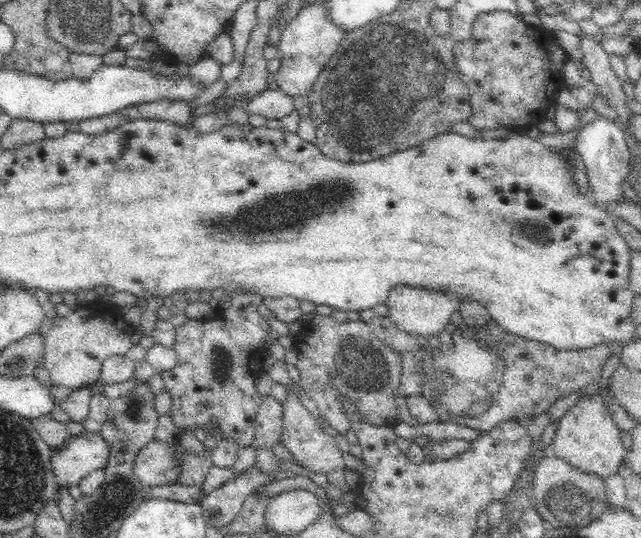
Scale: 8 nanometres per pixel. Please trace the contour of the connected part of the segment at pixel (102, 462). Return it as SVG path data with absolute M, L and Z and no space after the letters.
M83 431L80 435L70 435L60 448L51 448L51 464L54 469L55 480L58 487L79 485L80 480L96 470L106 468L111 452L111 447L104 443L99 432L89 433Z

